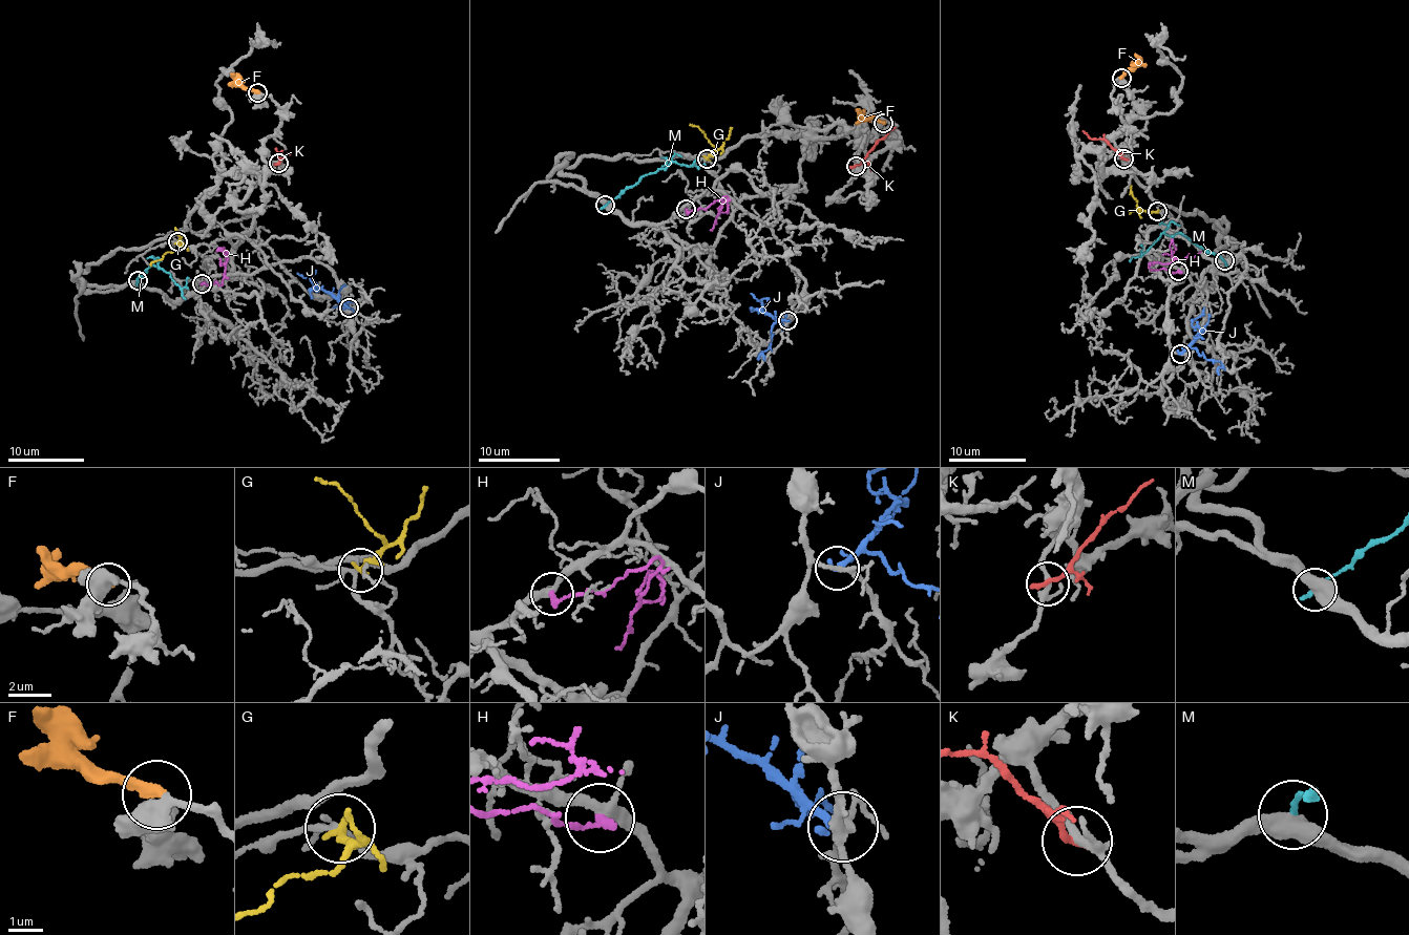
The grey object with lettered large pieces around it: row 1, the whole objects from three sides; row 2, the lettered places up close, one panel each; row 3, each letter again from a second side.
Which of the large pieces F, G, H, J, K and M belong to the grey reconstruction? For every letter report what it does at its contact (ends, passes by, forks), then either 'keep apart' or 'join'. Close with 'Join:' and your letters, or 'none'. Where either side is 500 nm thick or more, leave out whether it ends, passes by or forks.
F: it ends | join
G: it ends | keep apart
H: it ends | keep apart
J: it ends | keep apart
K: it ends | keep apart
M: keep apart
Join: F

